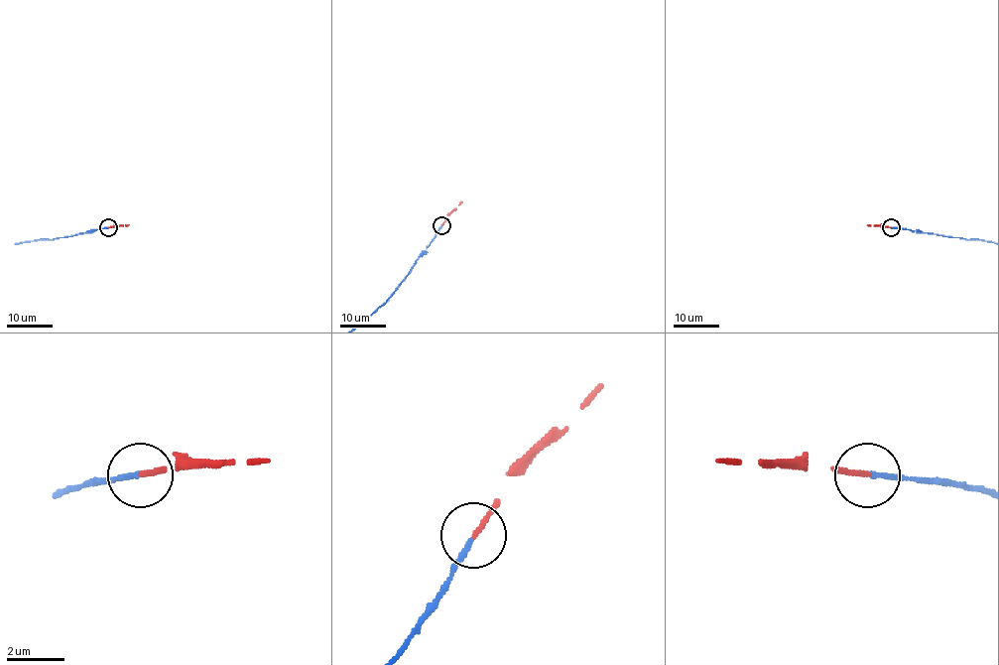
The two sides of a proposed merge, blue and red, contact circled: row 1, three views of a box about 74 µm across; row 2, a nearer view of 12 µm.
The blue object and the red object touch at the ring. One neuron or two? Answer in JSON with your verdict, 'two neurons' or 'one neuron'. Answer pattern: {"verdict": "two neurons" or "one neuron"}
{"verdict": "one neuron"}

